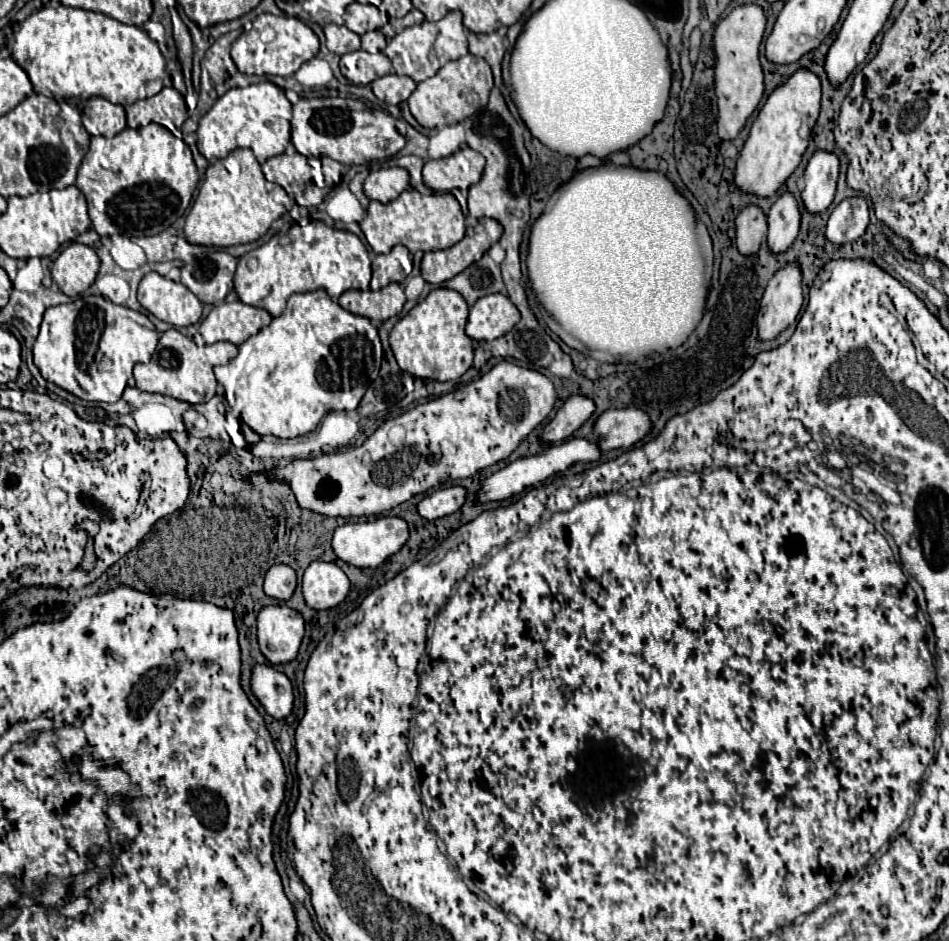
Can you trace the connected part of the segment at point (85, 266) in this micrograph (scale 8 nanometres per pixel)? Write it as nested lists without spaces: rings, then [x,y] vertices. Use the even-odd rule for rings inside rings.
[[[72,242],[52,264],[52,280],[66,296],[78,296],[96,280],[100,258],[94,248]]]

